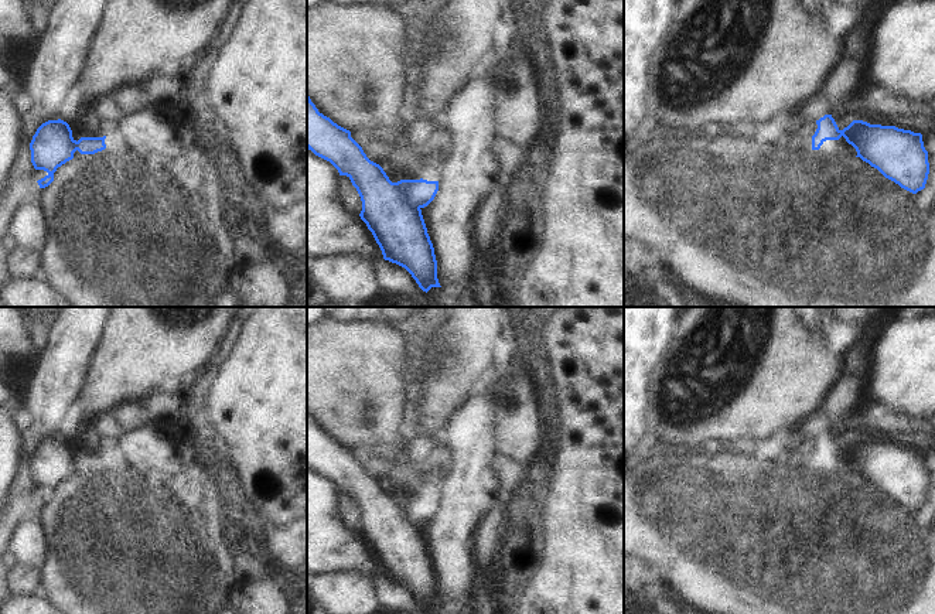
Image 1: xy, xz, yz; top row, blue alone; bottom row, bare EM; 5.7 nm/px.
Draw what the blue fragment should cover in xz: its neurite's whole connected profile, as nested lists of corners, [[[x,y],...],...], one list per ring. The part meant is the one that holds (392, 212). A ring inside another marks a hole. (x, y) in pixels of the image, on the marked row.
[[[308,95],[307,149],[330,161],[339,175],[351,180],[362,201],[359,216],[372,232],[383,259],[405,267],[426,293],[431,287],[441,287],[437,279],[434,248],[422,215],[422,209],[434,199],[439,181],[420,178],[392,183],[383,168],[366,157],[362,147],[351,137],[351,132],[320,113]]]

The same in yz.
[[[825,115],[816,124],[812,150],[819,150],[826,140],[839,140],[843,136],[844,157],[860,157],[912,194],[925,188],[929,163],[921,133],[863,120],[853,120],[840,130],[832,115]]]

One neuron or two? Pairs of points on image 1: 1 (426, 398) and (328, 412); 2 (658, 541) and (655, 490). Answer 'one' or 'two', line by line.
1: two
2: one

